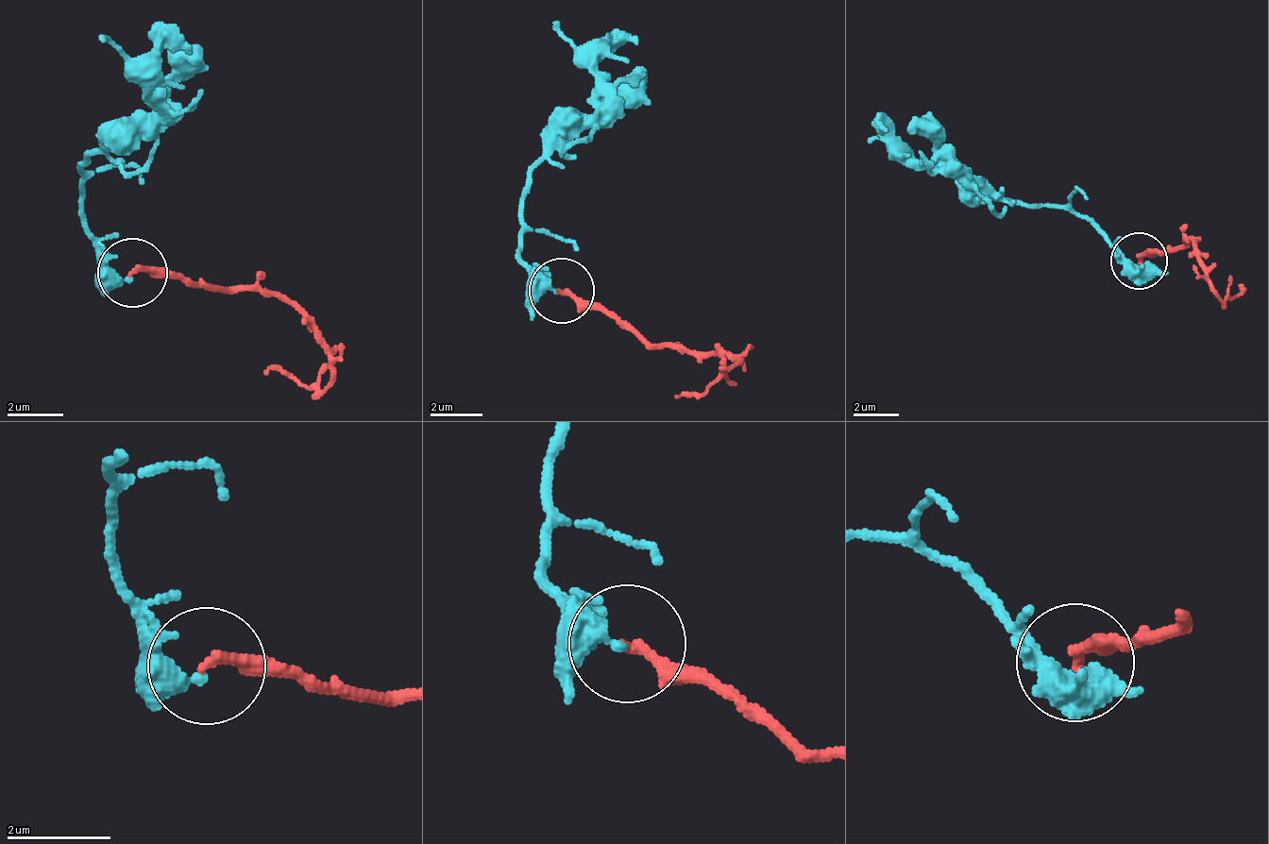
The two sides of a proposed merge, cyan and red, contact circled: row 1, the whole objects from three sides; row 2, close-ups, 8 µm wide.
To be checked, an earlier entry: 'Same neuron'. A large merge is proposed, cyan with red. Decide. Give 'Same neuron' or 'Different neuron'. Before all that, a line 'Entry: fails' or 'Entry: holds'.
Entry: fails
Different neuron

